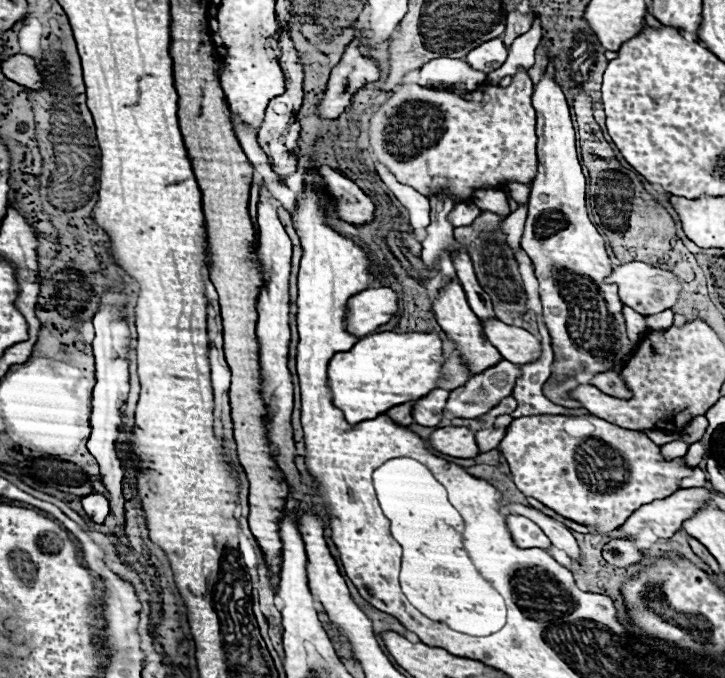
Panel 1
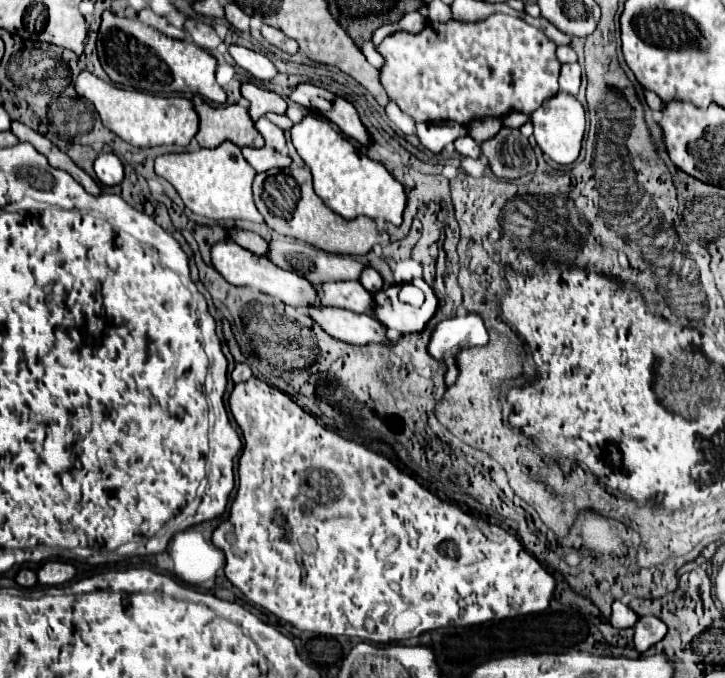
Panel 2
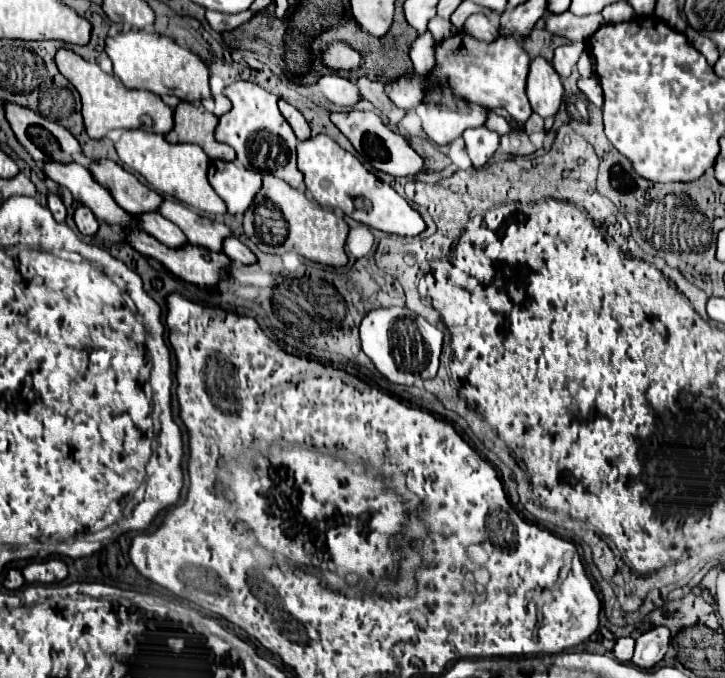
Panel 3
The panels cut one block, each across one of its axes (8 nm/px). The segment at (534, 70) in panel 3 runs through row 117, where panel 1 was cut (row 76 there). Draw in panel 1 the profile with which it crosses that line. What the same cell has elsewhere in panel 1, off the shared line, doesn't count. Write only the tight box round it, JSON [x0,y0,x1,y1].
[522,72,630,380]

